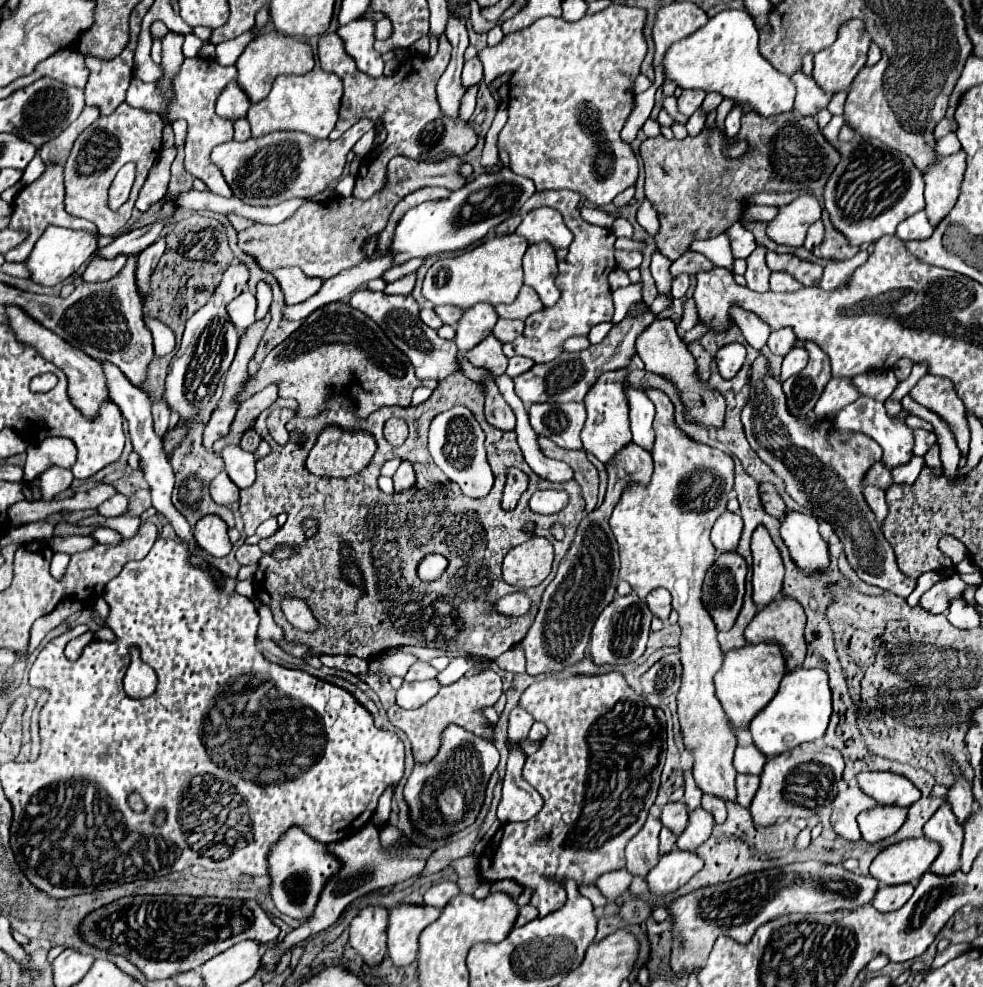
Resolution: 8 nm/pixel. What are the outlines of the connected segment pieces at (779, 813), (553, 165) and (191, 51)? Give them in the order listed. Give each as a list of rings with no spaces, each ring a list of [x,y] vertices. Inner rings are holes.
[[[813,742],[801,744],[783,756],[769,758],[763,774],[761,786],[751,802],[751,816],[757,826],[771,826],[787,818],[811,818],[819,814],[825,804],[831,804],[837,796],[837,782],[841,780],[845,762],[839,750],[829,746],[817,746]]]
[[[611,4],[609,8],[605,8],[601,12],[595,12],[595,14],[589,14],[589,16],[583,16],[577,22],[567,22],[563,18],[545,16],[545,18],[539,18],[537,22],[533,22],[531,26],[519,30],[519,32],[505,34],[503,40],[497,46],[487,46],[477,54],[479,60],[483,62],[487,82],[491,82],[493,78],[497,78],[505,72],[511,74],[511,78],[509,78],[509,120],[499,134],[497,148],[505,150],[509,154],[509,168],[515,174],[531,178],[535,182],[537,190],[563,190],[563,188],[567,188],[567,190],[579,192],[583,198],[587,198],[595,206],[607,206],[619,192],[623,192],[625,188],[635,184],[635,180],[637,180],[637,160],[635,160],[635,154],[631,150],[631,144],[621,138],[621,128],[625,126],[629,114],[635,108],[633,86],[635,86],[635,78],[639,76],[641,64],[643,64],[645,54],[647,54],[647,42],[645,42],[645,34],[643,34],[645,22],[647,22],[647,12],[643,8],[627,6],[627,4]]]
[[[187,34],[185,36],[185,44],[183,44],[183,54],[189,58],[189,56],[195,56],[197,50],[201,46],[201,40],[195,36],[195,34]]]

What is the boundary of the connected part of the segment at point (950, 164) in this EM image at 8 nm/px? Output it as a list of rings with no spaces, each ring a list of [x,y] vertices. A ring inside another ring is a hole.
[[[961,150],[949,156],[939,156],[933,164],[927,166],[925,170],[925,202],[927,202],[925,210],[927,210],[931,224],[939,224],[939,220],[947,216],[951,206],[955,206],[955,200],[959,198],[959,184],[963,180],[963,172],[965,172],[965,154]]]

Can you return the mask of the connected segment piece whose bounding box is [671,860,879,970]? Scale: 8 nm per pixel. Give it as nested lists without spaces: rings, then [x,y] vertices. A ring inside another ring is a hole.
[[[817,860],[793,862],[781,868],[747,874],[727,884],[699,888],[671,904],[671,918],[675,924],[671,966],[673,970],[693,970],[705,966],[715,936],[725,934],[739,942],[747,942],[755,934],[755,928],[775,920],[777,916],[791,912],[835,912],[861,908],[873,902],[877,890],[879,882],[873,876],[853,874],[841,866]]]

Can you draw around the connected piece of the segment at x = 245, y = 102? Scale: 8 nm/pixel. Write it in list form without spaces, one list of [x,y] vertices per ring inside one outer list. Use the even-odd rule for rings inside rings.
[[[231,82],[219,96],[217,114],[227,120],[237,120],[237,118],[247,116],[249,106],[251,106],[251,102],[249,102],[247,94],[237,86],[237,82]]]

